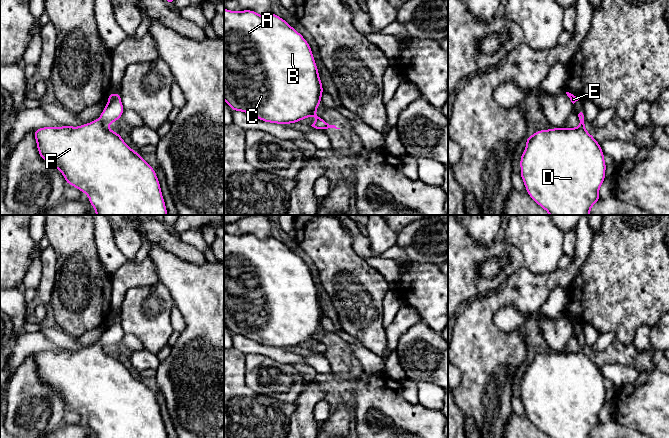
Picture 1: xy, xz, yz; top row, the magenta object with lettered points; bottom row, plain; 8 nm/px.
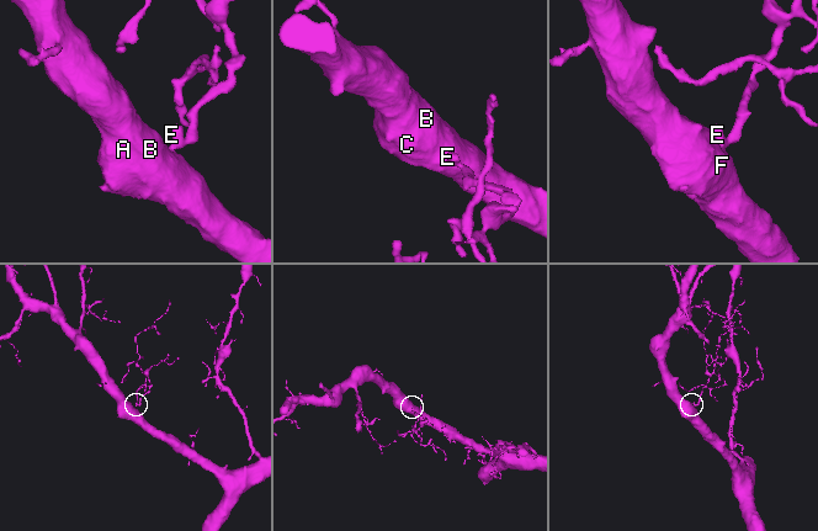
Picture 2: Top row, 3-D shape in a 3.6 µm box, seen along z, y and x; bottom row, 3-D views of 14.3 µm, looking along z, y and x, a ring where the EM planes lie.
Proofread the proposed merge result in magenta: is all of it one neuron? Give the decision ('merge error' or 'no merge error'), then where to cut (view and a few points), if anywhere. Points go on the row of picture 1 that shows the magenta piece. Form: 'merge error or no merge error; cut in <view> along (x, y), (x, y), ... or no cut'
no merge error; no cut

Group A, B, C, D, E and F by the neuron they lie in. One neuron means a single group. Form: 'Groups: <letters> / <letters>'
Groups: A B C D E F

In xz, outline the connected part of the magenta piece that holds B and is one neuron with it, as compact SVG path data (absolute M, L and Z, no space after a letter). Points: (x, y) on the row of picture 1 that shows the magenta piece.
M224 8L224 100L228 103L232 111L242 111L250 116L256 117L261 121L275 124L292 124L306 119L310 116L315 116L316 120L311 125L316 129L337 128L335 125L329 125L324 121L315 111L321 103L323 94L323 85L320 80L319 72L310 45L305 38L289 25L283 18L276 14L268 13L266 15L259 15L254 10L231 11Z

